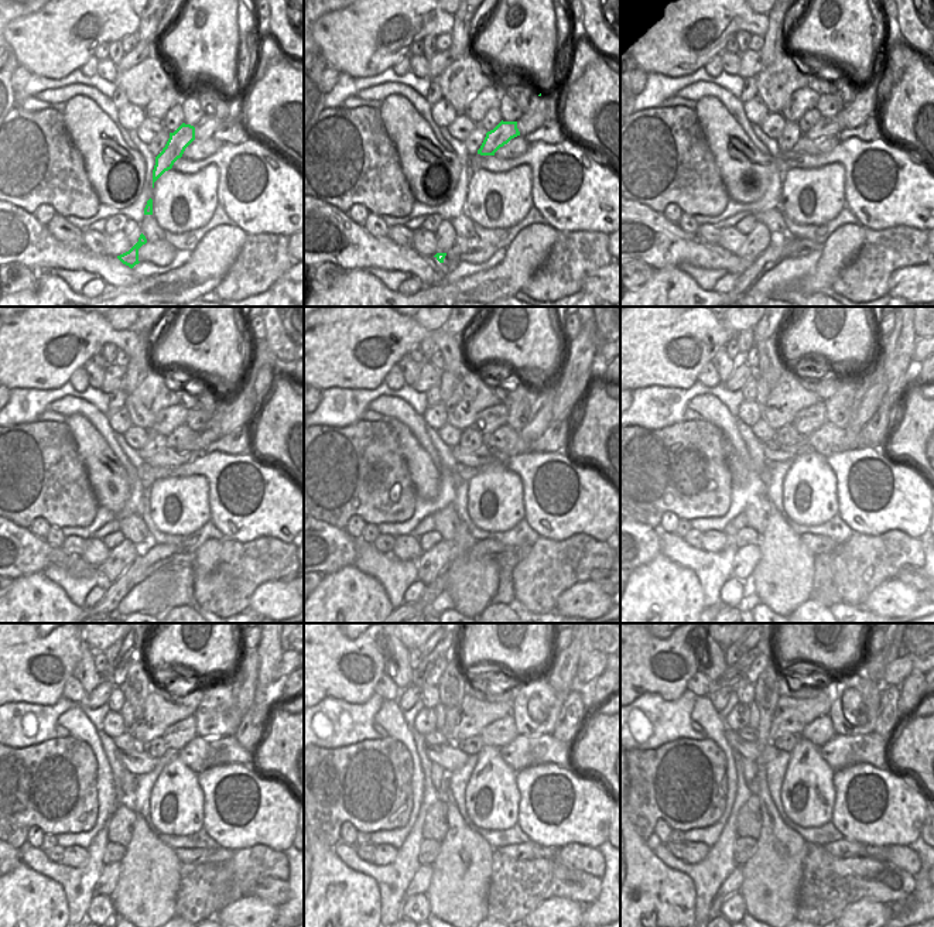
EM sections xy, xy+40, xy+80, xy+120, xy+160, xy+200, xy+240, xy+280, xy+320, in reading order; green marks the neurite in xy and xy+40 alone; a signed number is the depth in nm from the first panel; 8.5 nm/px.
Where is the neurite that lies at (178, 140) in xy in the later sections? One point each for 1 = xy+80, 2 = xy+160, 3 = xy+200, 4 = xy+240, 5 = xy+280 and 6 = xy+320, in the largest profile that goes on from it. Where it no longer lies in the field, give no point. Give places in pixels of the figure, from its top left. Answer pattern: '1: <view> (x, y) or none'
1: xy+80 (825, 127)
2: xy+160 (541, 414)
3: xy+200 (871, 394)
4: xy+240 (243, 677)
5: xy+280 (561, 669)
6: xy+320 (875, 669)

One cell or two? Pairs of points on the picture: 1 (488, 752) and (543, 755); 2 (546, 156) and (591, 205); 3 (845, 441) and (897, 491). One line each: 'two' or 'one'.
1: two
2: one
3: two

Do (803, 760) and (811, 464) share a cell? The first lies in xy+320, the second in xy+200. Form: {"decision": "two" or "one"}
{"decision": "one"}

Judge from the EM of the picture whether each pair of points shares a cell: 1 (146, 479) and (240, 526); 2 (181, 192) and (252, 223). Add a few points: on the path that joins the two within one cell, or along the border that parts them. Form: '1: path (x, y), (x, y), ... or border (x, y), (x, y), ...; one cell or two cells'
1: path (174, 472), (204, 469), (215, 481), (218, 498); one cell
2: border (218, 170), (219, 204); two cells

